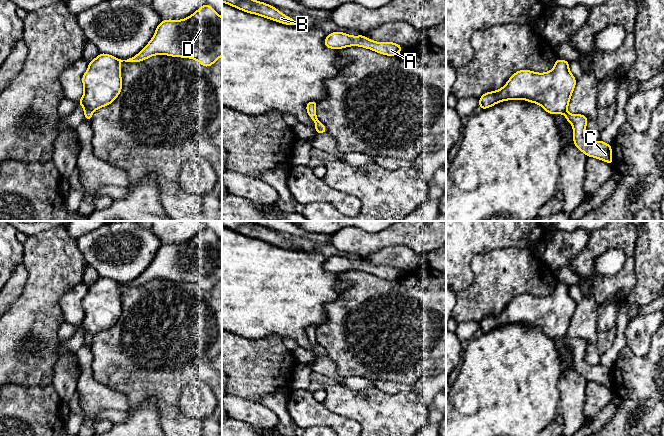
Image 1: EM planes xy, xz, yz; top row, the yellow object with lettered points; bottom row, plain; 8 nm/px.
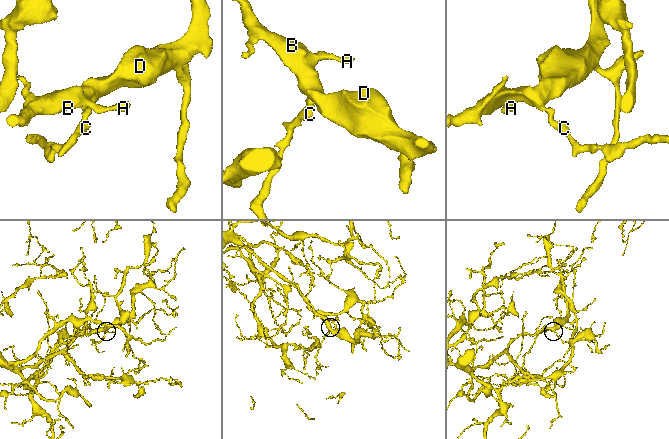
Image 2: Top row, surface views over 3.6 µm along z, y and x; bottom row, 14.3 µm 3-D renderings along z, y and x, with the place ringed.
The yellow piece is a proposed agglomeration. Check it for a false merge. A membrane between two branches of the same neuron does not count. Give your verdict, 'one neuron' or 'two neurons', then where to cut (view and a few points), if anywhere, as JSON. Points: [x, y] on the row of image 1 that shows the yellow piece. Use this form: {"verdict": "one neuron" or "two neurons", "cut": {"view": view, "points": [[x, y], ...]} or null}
{"verdict": "one neuron", "cut": null}

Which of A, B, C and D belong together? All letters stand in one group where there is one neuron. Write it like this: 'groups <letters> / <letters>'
groups A B C D

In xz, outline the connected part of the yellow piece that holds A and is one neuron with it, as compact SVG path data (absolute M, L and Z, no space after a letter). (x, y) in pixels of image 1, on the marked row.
M332 32L324 39L324 45L329 49L342 49L359 46L387 56L398 55L403 47L393 42L375 42L364 35L352 36L344 32Z

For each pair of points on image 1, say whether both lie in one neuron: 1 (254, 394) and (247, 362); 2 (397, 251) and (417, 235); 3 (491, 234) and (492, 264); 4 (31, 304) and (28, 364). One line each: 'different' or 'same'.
1: same
2: different
3: different
4: same

